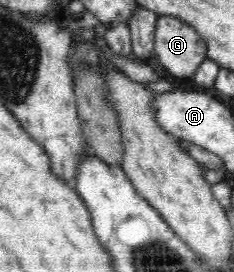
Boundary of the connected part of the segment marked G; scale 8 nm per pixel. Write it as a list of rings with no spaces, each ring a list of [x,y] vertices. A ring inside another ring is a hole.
[[[158,16],[155,25],[154,53],[172,75],[192,76],[208,59],[207,46],[194,27],[173,16]]]

